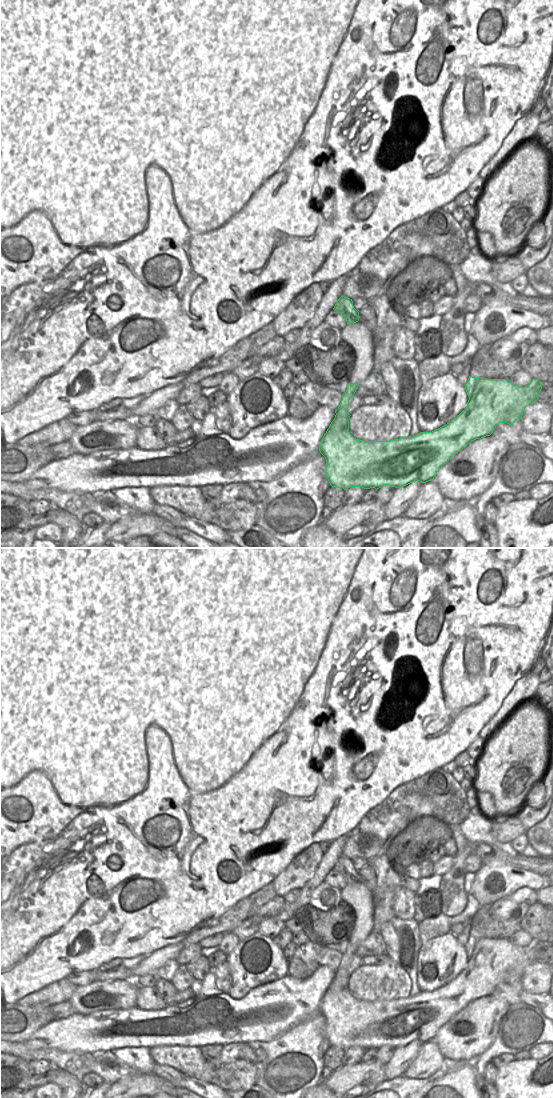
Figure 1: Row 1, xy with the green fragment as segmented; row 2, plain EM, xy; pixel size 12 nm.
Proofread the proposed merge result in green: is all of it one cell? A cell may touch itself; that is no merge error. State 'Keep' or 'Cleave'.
Cleave.

